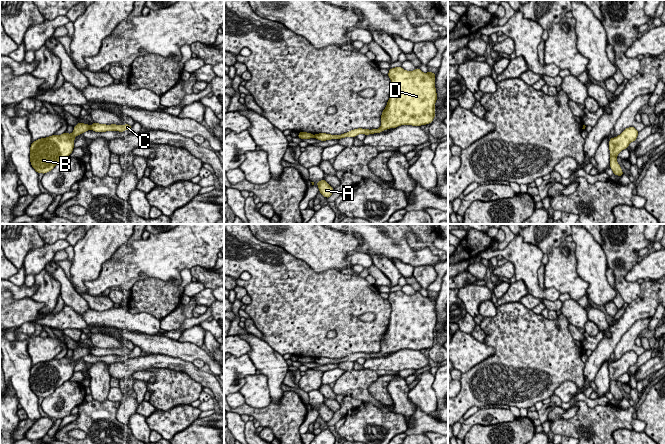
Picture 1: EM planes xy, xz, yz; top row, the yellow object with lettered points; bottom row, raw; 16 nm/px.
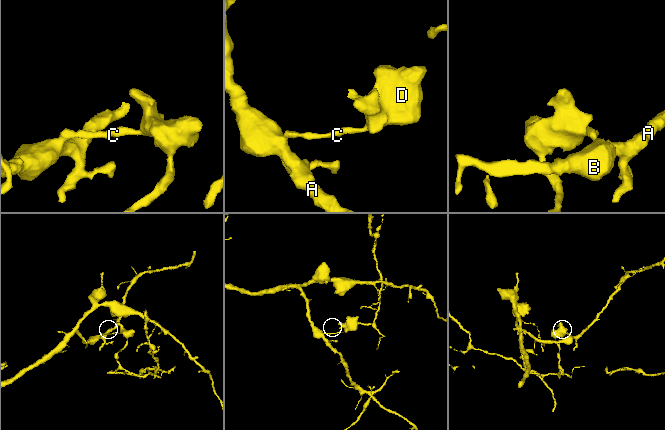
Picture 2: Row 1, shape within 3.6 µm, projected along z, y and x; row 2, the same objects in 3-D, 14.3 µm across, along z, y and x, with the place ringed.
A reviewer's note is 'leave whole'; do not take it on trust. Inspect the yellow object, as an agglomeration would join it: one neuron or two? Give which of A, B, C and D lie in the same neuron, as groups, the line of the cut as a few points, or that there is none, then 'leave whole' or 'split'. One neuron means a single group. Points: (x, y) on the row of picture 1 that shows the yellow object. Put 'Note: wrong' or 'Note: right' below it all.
A B / C D; cut in xy along (89, 125), (90, 128); split
Note: wrong

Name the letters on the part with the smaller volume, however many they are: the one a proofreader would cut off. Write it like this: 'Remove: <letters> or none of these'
Remove: C, D

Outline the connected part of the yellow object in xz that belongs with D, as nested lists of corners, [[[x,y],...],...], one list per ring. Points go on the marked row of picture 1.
[[[402,67],[389,69],[391,80],[389,100],[381,115],[381,126],[378,129],[353,129],[341,135],[326,133],[315,134],[314,138],[326,141],[345,137],[356,137],[359,134],[380,133],[401,125],[427,125],[435,118],[437,93],[435,88],[436,74],[424,73],[419,68],[413,71]]]

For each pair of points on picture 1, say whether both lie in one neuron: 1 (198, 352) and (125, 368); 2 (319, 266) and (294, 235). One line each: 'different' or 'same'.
1: different
2: same

